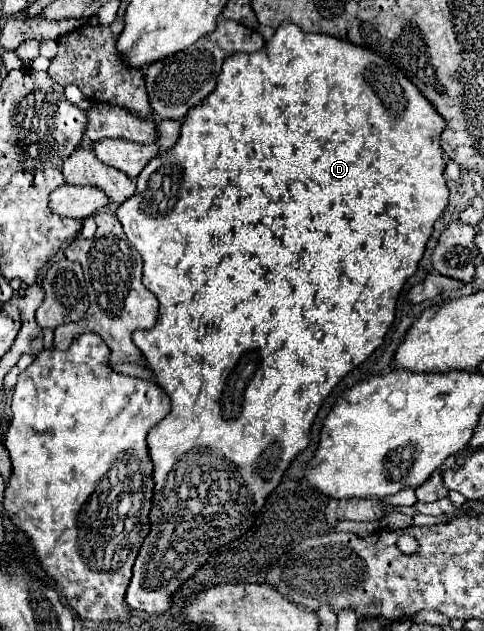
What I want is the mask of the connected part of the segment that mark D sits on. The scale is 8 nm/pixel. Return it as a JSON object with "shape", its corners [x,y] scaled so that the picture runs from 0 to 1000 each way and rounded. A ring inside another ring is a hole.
{"shape":[[[581,36],[543,81],[514,87],[486,84],[465,94],[444,144],[382,182],[366,230],[304,258],[287,277],[279,309],[242,328],[242,344],[262,379],[295,407],[295,452],[320,464],[329,477],[329,506],[320,518],[304,525],[283,521],[275,528],[275,544],[316,588],[320,607],[333,610],[353,632],[349,658],[304,689],[320,778],[308,813],[312,842],[287,870],[258,943],[258,956],[271,965],[341,971],[357,959],[357,940],[424,899],[448,867],[473,864],[514,842],[527,816],[543,807],[552,784],[581,765],[585,750],[605,727],[634,712],[643,699],[643,674],[667,635],[729,582],[746,578],[783,547],[791,547],[816,506],[820,471],[837,445],[862,429],[878,388],[895,369],[895,353],[911,344],[924,325],[928,303],[915,281],[919,252],[907,230],[915,204],[919,192],[903,182],[895,166],[886,166],[870,144],[787,87],[684,55],[626,52],[605,36]],[[771,208],[783,214],[779,220],[771,217]]]}

